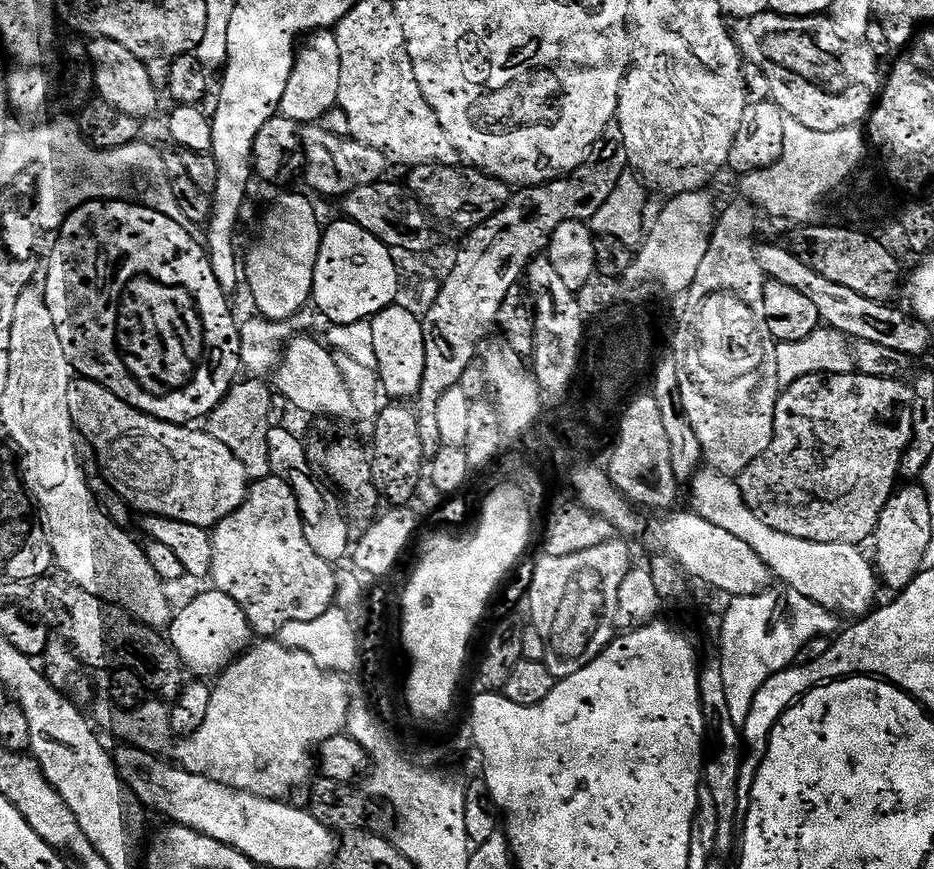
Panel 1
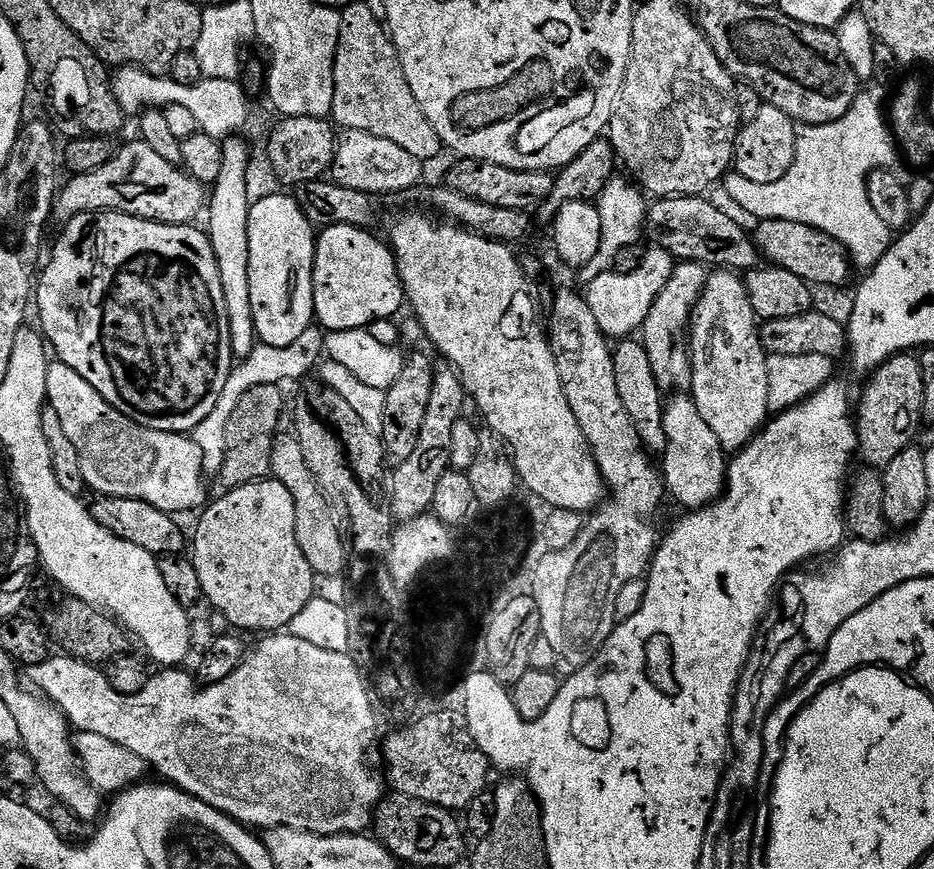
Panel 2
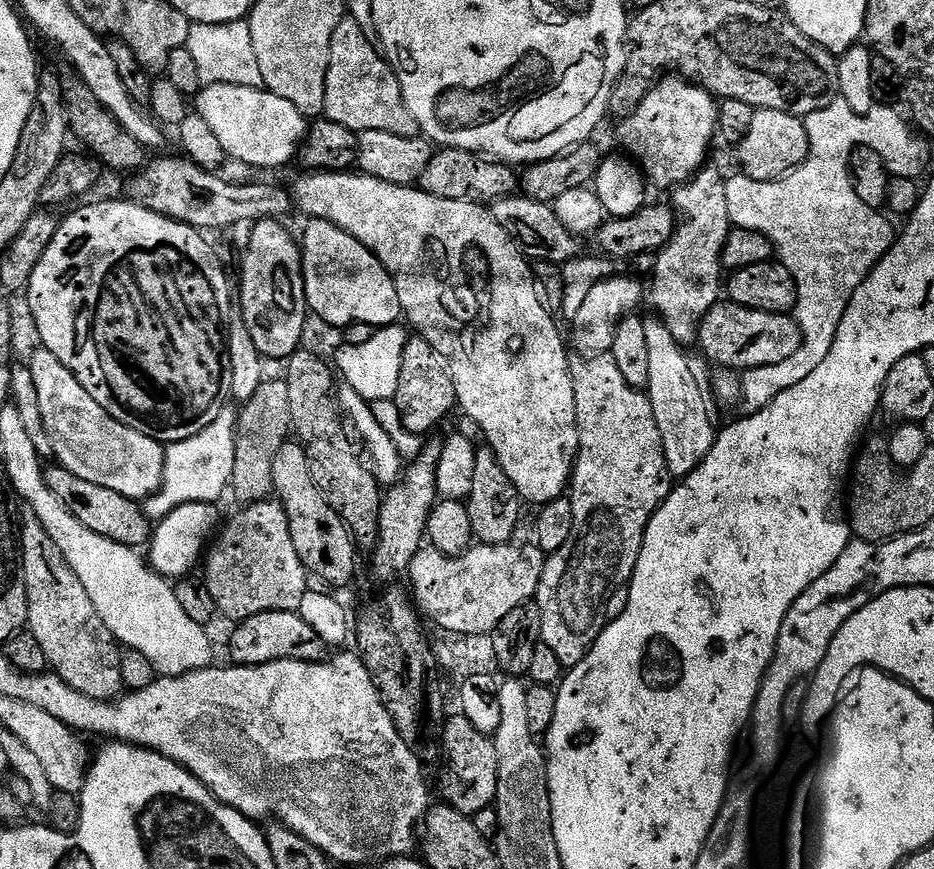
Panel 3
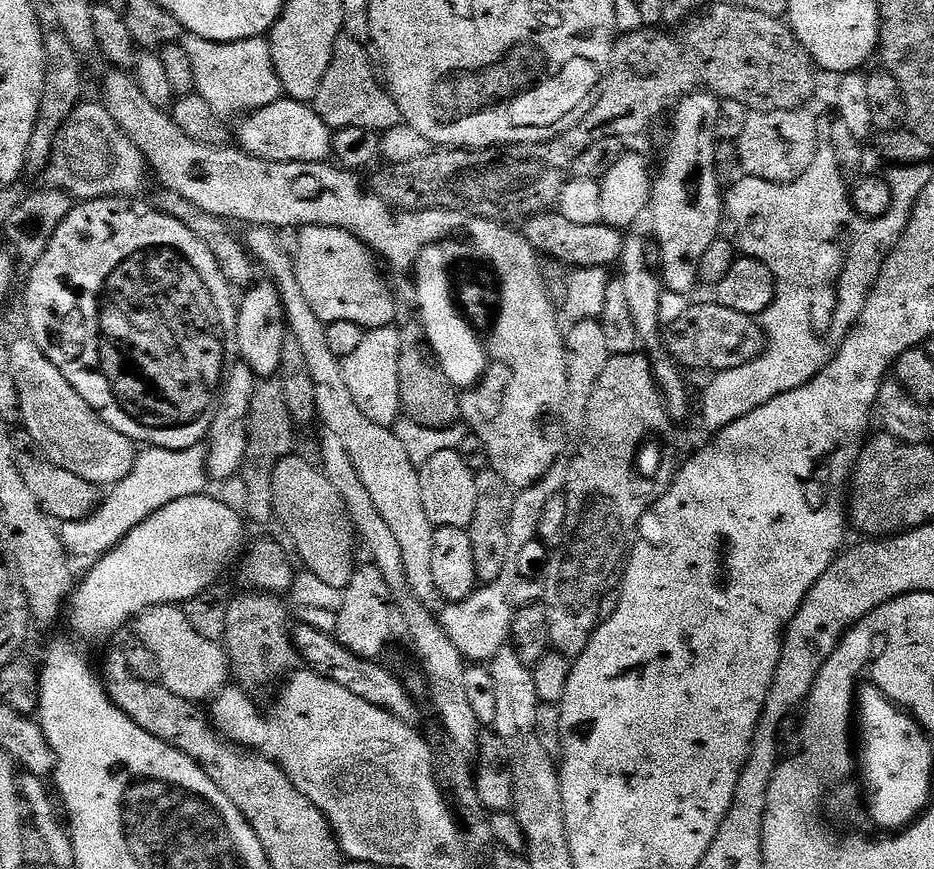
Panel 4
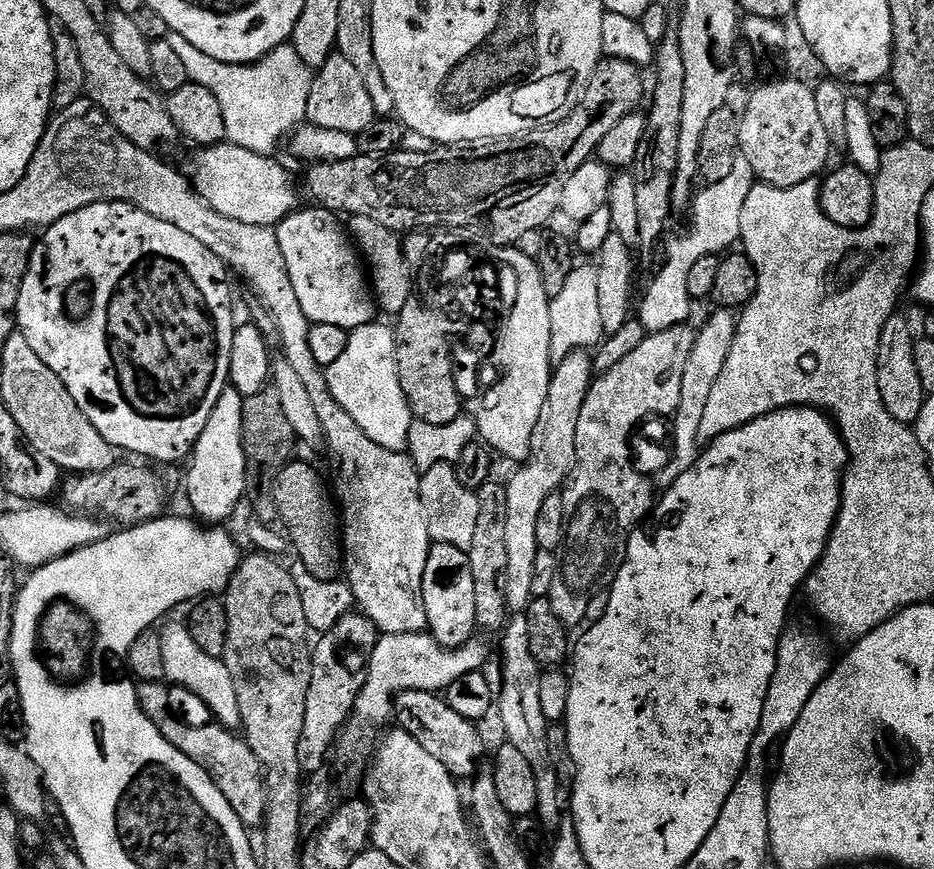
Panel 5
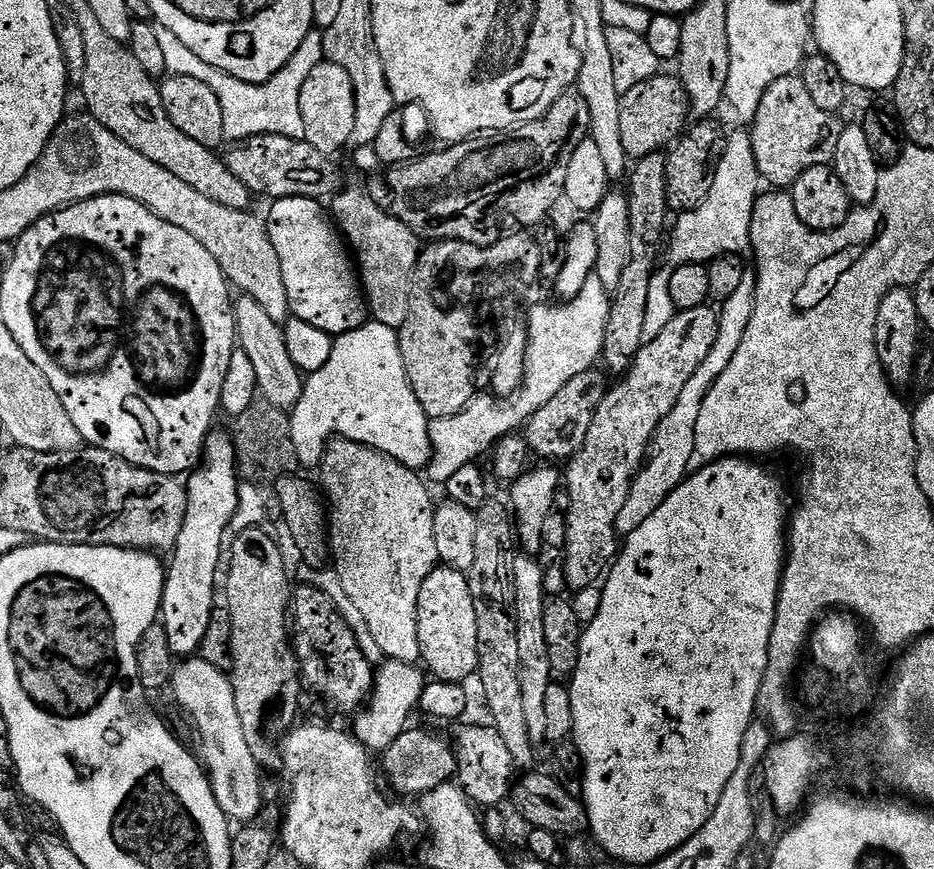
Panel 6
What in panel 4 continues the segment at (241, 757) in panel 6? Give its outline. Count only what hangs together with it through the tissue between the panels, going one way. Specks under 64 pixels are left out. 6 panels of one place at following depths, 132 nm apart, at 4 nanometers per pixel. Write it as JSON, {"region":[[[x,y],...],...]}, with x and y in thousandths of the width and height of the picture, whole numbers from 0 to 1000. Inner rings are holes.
{"region":[[[170,695],[168,700],[157,700],[146,710],[143,722],[145,735],[161,743],[165,757],[169,757],[171,783],[187,801],[207,808],[223,808],[240,795],[246,783],[244,753],[232,738],[216,734],[216,730],[203,722],[196,699]]]}

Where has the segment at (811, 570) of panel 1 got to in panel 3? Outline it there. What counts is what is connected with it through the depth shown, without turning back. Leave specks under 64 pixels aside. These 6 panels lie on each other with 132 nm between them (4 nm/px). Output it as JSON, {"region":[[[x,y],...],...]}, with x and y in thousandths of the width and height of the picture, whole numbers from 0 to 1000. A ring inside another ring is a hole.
{"region":[[[704,366],[690,369],[693,410],[696,412],[694,460],[700,472],[700,486],[704,486],[704,499],[709,499],[711,526],[721,549],[738,548],[760,522],[760,513],[767,506],[768,494],[762,493],[762,479],[758,475],[758,460],[749,448],[749,437],[732,411],[733,402],[718,388],[713,375]]]}

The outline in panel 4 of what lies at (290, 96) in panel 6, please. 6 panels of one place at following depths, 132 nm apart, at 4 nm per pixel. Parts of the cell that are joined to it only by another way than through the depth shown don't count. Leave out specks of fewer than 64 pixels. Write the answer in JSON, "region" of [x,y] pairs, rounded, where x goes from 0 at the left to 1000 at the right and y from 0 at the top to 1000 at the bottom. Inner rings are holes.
{"region":[[[201,39],[196,43],[195,49],[199,62],[203,62],[203,76],[208,76],[209,105],[221,113],[236,133],[249,136],[269,131],[301,114],[300,91],[284,43],[273,41],[267,46],[234,51]]]}

